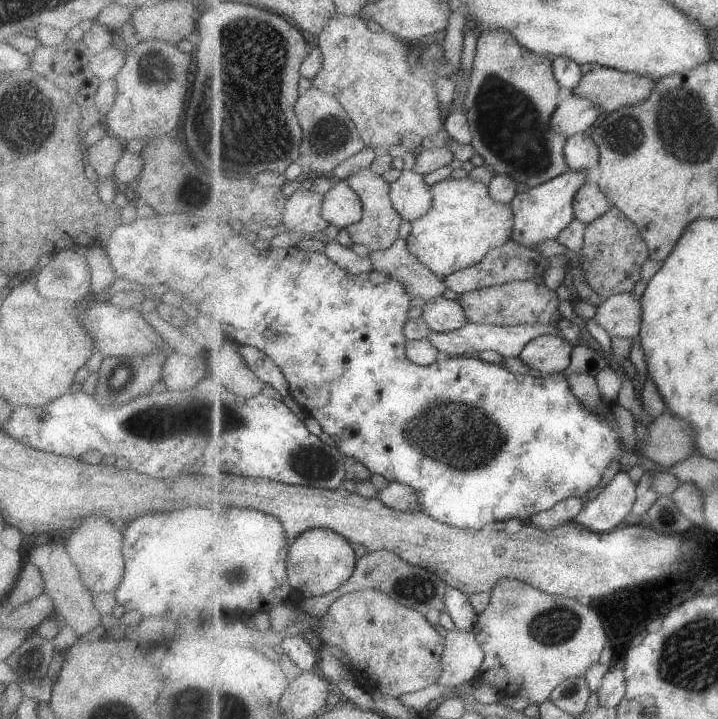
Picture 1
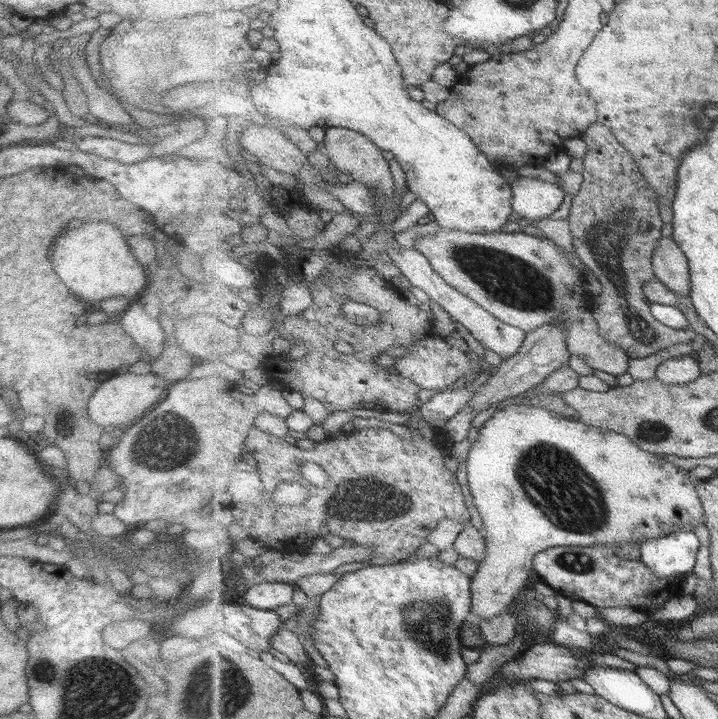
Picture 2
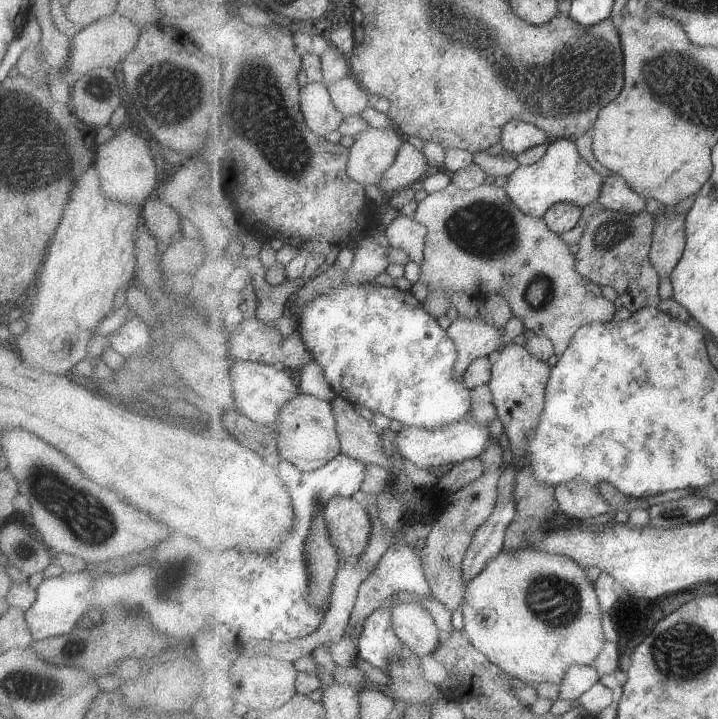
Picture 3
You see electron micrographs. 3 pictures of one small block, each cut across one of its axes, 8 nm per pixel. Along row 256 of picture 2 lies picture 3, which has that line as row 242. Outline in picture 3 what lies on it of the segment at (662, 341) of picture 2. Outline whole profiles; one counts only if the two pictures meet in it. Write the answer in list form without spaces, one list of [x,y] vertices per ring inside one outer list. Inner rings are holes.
[[[602,207],[601,210],[592,214],[591,218],[585,223],[581,239],[578,242],[579,251],[575,256],[575,260],[577,260],[575,270],[601,287],[608,286],[615,289],[622,305],[632,314],[646,307],[659,307],[662,303],[659,294],[661,279],[659,272],[651,264],[650,258],[654,242],[655,219],[656,217],[647,213],[645,209],[639,214],[625,214],[625,212]]]

